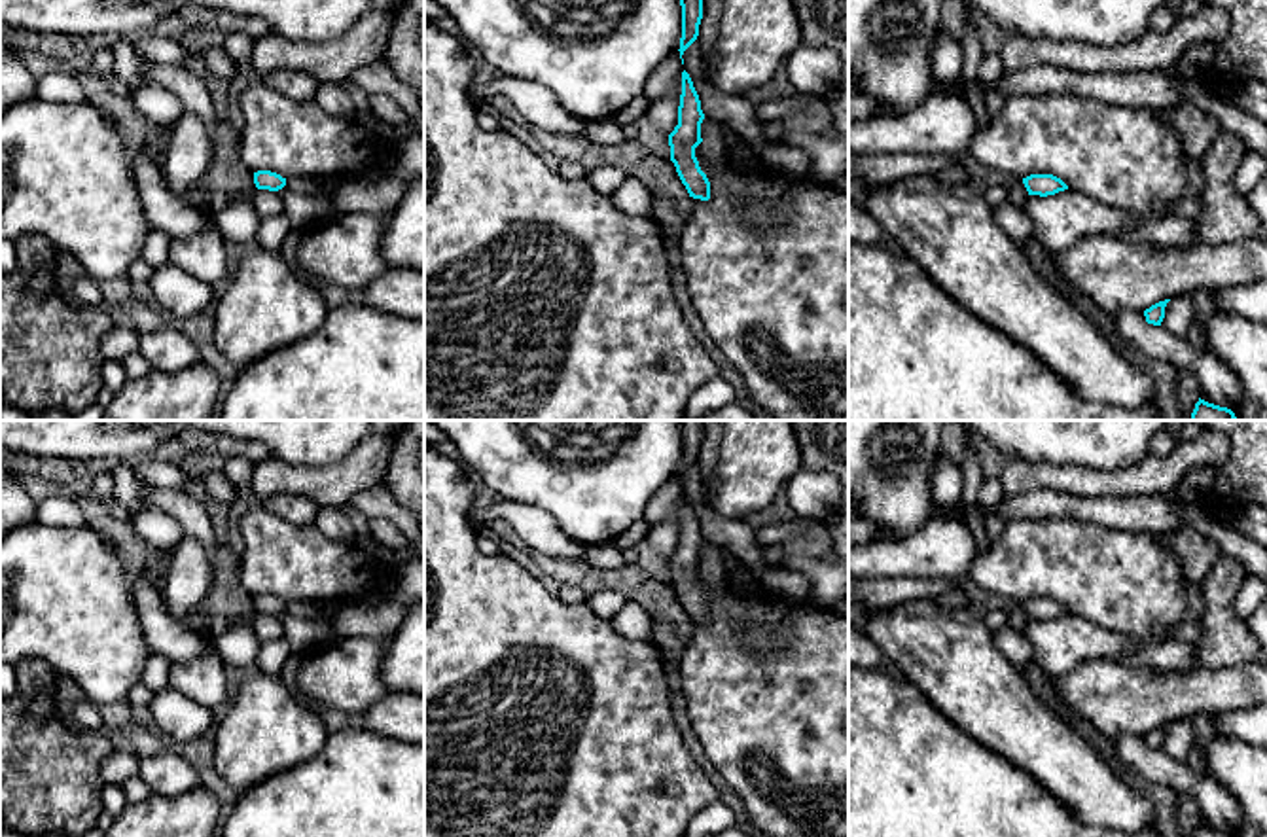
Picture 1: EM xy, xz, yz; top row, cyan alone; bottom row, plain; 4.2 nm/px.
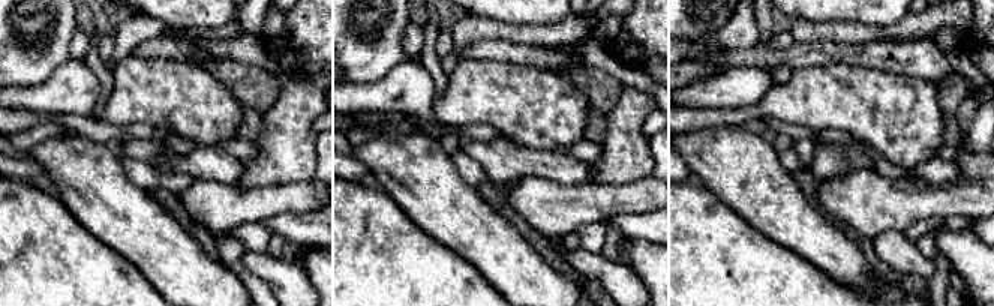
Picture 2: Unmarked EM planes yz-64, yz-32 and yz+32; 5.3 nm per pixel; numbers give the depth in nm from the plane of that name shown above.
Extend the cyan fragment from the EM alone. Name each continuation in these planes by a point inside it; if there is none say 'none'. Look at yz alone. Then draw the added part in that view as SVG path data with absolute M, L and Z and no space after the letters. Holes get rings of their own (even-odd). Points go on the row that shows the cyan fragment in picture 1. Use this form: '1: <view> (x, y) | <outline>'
none

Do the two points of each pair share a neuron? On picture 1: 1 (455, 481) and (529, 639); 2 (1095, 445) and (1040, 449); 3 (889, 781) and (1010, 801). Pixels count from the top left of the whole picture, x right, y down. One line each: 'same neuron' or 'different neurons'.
1: same neuron
2: same neuron
3: same neuron

